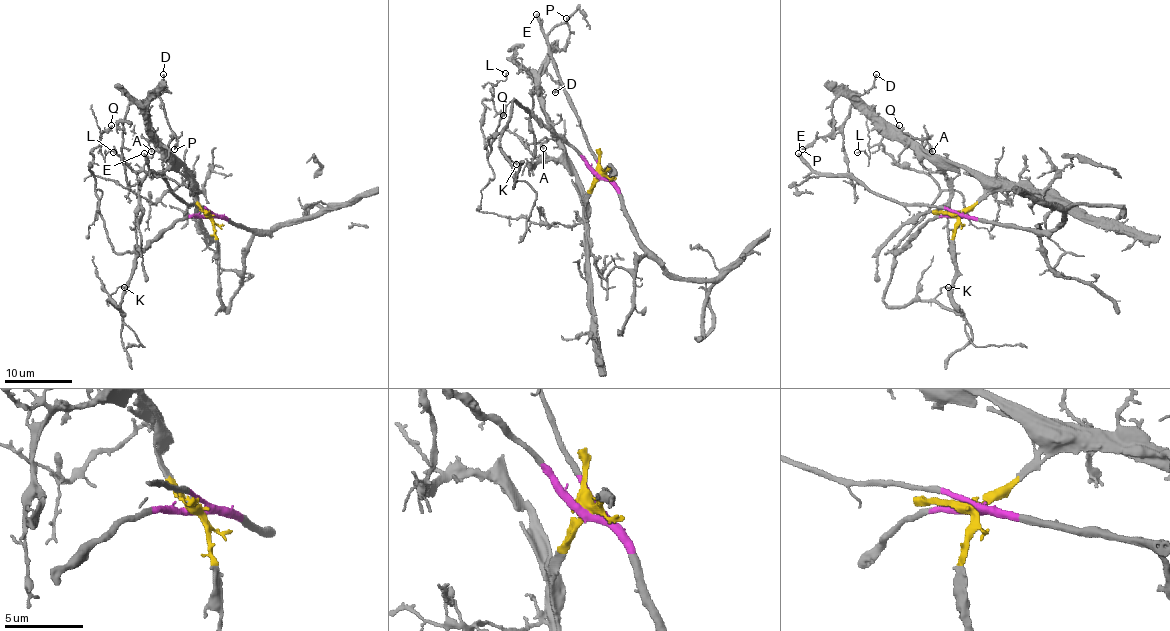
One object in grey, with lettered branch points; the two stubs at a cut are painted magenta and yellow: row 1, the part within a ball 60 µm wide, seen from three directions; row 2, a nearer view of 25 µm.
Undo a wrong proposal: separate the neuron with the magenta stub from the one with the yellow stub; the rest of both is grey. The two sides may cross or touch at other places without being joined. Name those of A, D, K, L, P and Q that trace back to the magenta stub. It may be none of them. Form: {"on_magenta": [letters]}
{"on_magenta": ["K", "L", "Q"]}

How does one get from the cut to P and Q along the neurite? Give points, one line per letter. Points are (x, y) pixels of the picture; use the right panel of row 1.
P: (958, 217), (983, 193), (983, 185), (960, 166), (891, 134), (845, 95), (832, 106), (832, 131), (801, 149)
Q: (960, 217), (931, 218), (885, 252), (939, 191), (885, 153), (880, 139), (899, 126)

